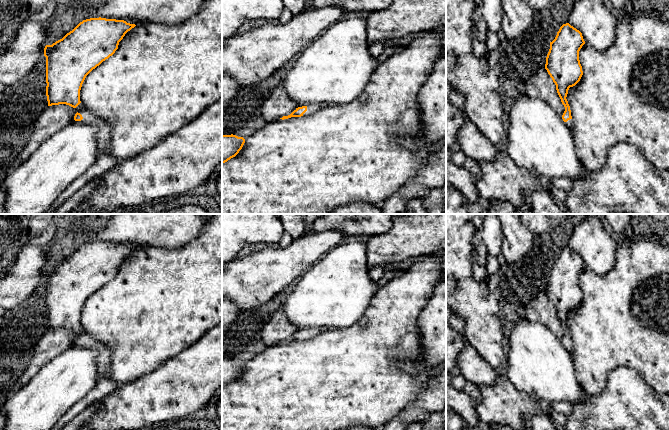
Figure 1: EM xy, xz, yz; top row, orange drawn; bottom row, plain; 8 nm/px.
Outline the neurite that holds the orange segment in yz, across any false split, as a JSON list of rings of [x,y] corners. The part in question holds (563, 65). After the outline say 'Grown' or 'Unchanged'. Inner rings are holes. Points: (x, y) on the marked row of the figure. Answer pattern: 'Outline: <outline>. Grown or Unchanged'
Outline: [[[569,23],[563,24],[555,39],[550,42],[545,69],[556,85],[557,93],[564,105],[560,115],[572,130],[572,116],[566,99],[570,87],[575,86],[583,75],[579,51],[585,44],[582,33]]]. Grown

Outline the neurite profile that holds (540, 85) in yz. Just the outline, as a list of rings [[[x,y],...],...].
[[[545,67],[539,68],[527,81],[527,94],[531,98],[539,98],[549,104],[559,115],[564,105],[557,93],[556,85]]]

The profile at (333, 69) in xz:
[[[366,16],[339,20],[304,48],[282,85],[298,106],[347,104],[360,96],[378,65],[369,52]]]

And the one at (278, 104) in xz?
[[[279,85],[263,104],[258,124],[273,122],[283,116],[288,116],[297,107],[298,104],[287,95],[283,85]]]

